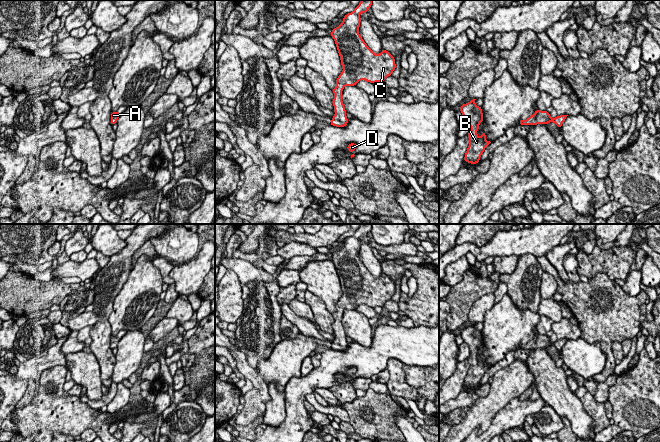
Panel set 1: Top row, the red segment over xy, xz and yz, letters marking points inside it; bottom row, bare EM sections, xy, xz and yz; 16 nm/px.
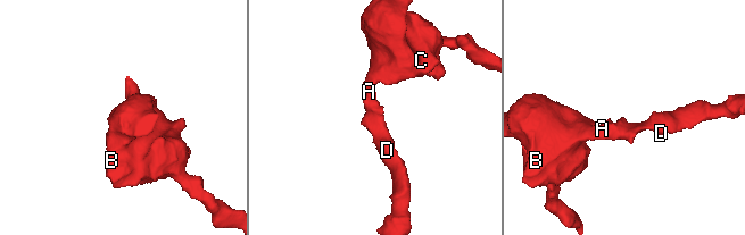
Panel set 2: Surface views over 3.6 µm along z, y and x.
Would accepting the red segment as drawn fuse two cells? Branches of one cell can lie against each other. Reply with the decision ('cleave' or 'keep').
keep

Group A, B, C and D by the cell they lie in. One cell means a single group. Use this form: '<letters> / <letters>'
A B C D

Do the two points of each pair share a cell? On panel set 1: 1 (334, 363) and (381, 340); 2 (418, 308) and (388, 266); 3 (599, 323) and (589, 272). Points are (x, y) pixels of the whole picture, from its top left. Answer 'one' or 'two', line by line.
1: one
2: one
3: two

